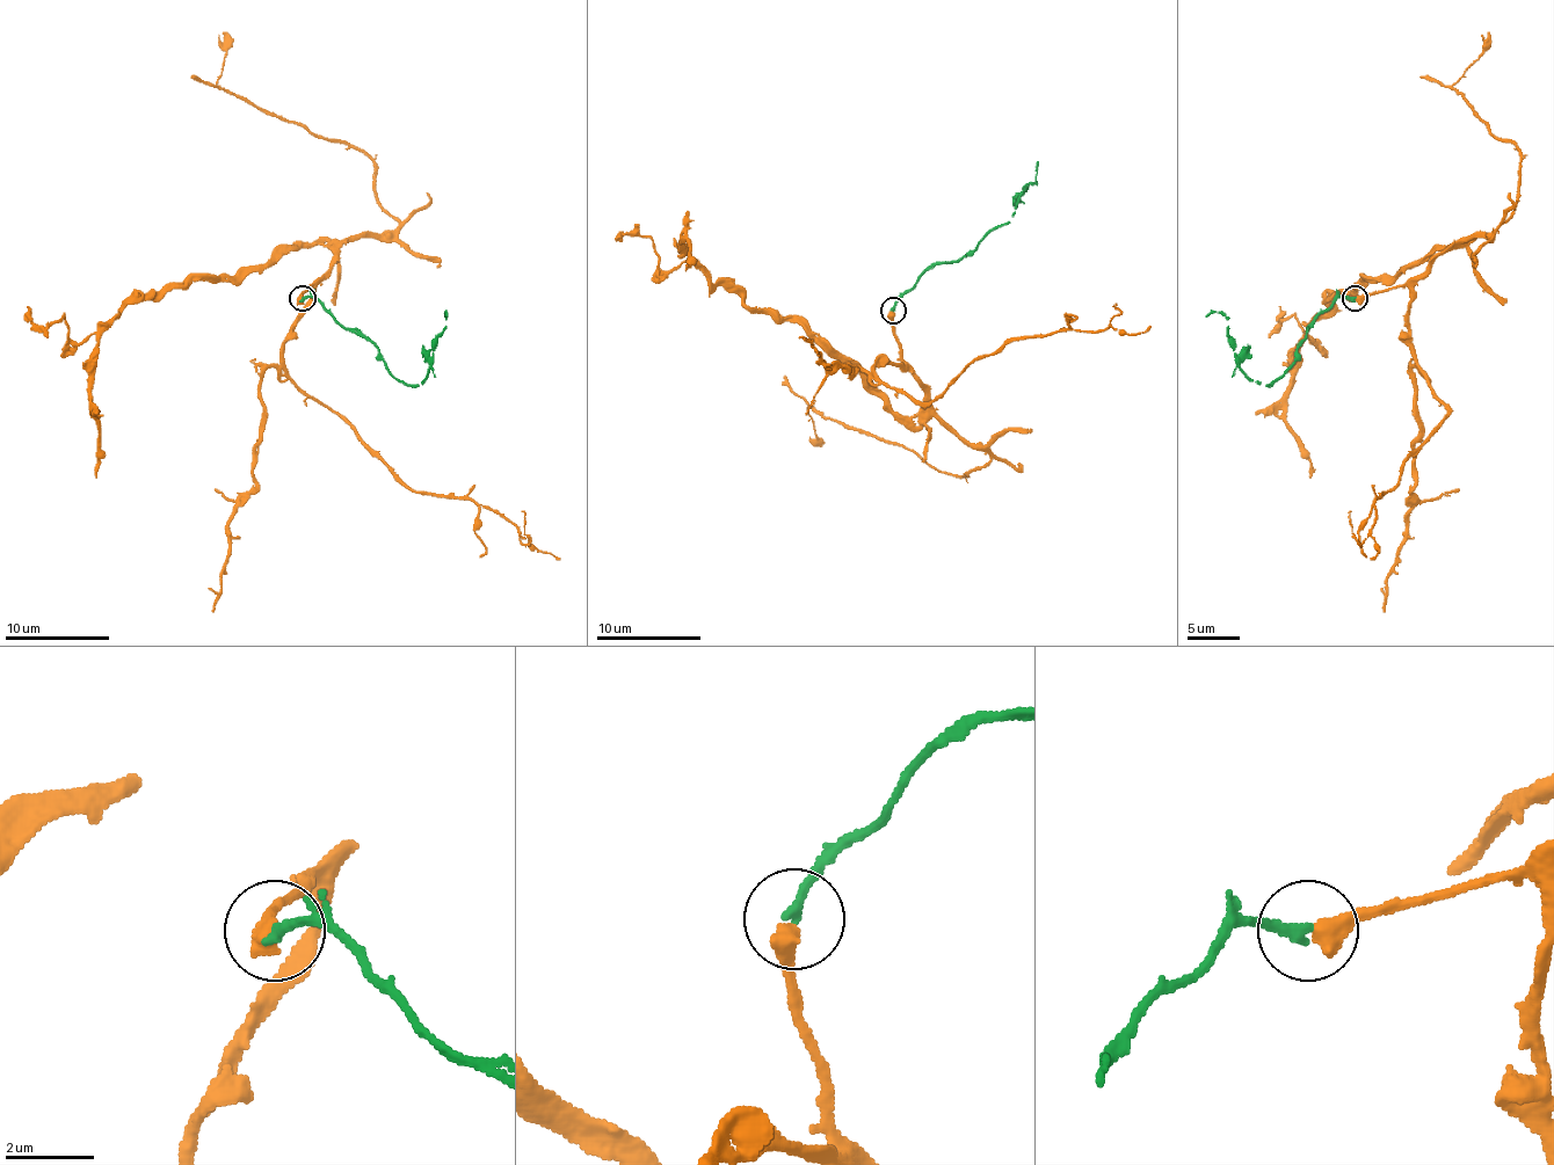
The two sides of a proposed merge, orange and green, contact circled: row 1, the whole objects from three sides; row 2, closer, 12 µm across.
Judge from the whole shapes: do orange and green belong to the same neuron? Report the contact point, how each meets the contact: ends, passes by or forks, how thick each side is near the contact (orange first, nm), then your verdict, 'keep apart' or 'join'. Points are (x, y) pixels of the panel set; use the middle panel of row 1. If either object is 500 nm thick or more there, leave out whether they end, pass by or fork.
at (893, 310); orange ends there; green ends there; 480 nm thick on the orange side, 240 nm on the other; join

